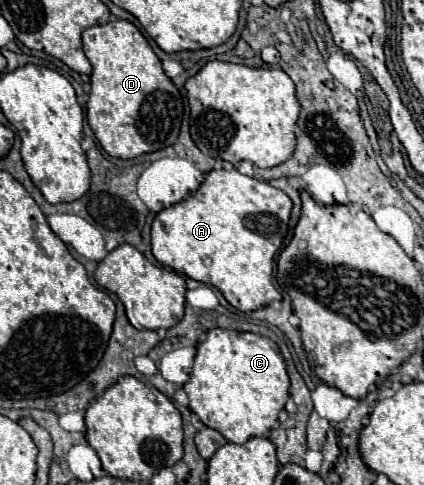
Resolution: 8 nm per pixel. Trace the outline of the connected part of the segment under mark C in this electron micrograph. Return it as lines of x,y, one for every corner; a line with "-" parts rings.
210,329
196,349
194,369
184,391
190,399
190,409
206,427
220,431
230,443
242,445
274,427
278,413
286,405
288,387
286,365
274,341
256,333

